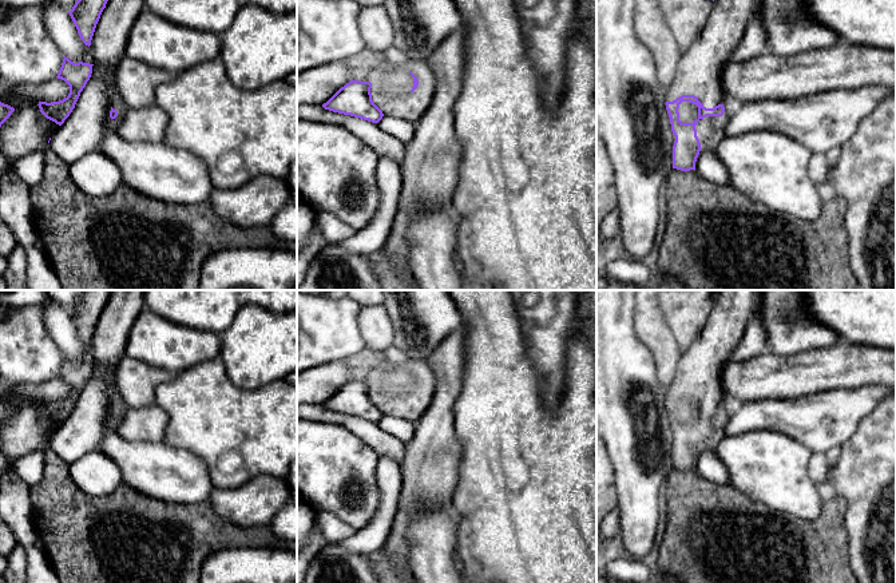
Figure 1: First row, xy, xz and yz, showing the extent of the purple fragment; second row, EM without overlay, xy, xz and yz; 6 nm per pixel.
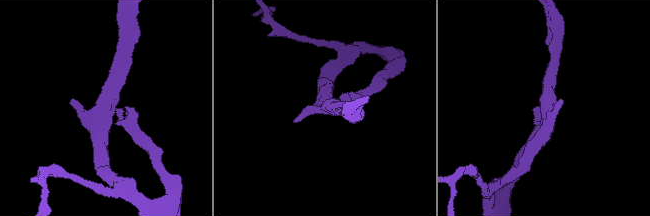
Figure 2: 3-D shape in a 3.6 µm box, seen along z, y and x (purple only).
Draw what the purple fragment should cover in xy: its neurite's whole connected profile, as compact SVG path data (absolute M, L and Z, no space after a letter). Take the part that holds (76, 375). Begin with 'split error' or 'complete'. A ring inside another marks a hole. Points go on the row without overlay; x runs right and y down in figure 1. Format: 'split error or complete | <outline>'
complete | M64 356L62 366L58 373L58 378L64 380L70 385L70 393L67 397L59 401L39 401L40 412L49 420L62 425L70 416L75 404L80 396L80 392L86 386L92 373L92 365L90 362L74 362Z

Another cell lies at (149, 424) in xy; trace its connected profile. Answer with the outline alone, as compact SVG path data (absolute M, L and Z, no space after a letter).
M156 404L128 408L116 425L116 433L128 441L163 443L167 424L167 413Z

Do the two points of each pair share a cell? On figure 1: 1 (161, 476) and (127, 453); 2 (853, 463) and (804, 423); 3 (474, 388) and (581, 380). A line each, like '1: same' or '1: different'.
1: same
2: different
3: same

